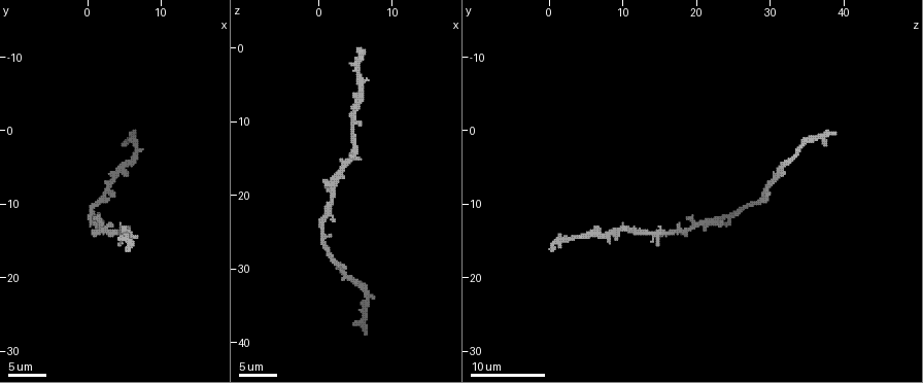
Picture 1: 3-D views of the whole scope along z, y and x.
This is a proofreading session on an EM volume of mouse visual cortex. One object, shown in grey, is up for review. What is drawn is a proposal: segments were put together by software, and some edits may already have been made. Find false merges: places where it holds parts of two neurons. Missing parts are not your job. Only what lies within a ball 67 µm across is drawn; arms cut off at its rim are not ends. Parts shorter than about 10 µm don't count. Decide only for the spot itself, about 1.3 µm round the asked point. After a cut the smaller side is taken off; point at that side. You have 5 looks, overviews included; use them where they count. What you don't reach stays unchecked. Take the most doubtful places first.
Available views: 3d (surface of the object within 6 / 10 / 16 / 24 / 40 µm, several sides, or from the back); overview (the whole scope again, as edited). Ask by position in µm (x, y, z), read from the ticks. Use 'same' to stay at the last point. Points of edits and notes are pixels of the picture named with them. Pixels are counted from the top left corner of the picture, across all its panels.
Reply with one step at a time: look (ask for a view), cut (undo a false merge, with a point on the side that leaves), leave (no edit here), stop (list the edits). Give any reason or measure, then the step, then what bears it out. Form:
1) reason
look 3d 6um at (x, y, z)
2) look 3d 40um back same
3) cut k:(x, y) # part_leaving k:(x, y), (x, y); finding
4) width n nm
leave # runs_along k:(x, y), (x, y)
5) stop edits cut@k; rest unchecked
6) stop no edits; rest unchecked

look 3d 10um at (1.0, 12.5, 22.0)

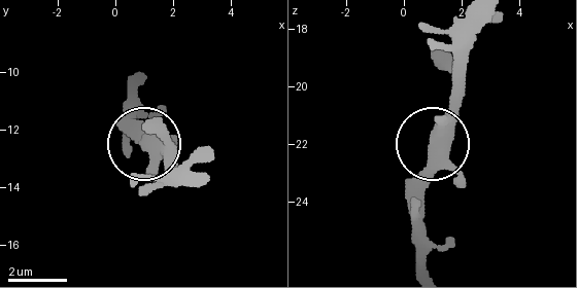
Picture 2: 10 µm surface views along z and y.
look 3d 6um at (1.1, 12.6, 21.7)

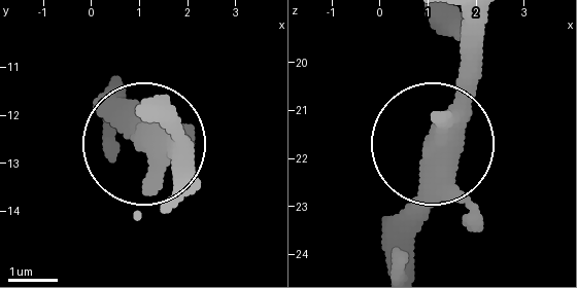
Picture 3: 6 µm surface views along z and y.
leave # runs_along 3:(435, 138), (468, 40); continuous, no second neuron

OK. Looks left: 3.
three arms meet
look 3d 10um at (3.5, 6.5, 30.5)

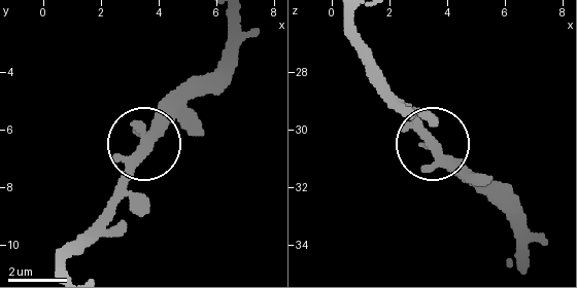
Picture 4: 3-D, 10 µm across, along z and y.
width 320 nm
leave # one neuron here

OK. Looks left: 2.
three arms meet
look 3d 6um at (3.0, 14.0, 17.0)

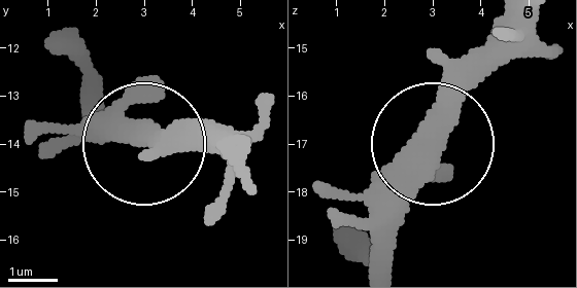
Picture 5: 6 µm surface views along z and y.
look 3d 6um back at (2.60, 13.70, 17.00)

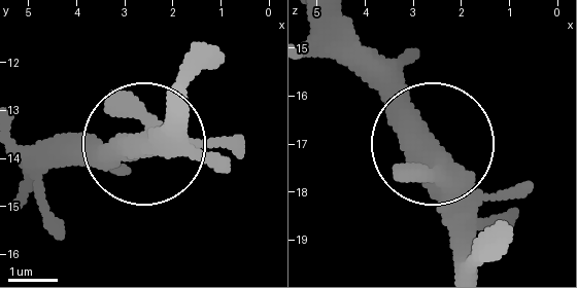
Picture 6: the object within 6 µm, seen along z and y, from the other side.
leave # all the same neuron

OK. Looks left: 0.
stop no edits; rest unchecked

